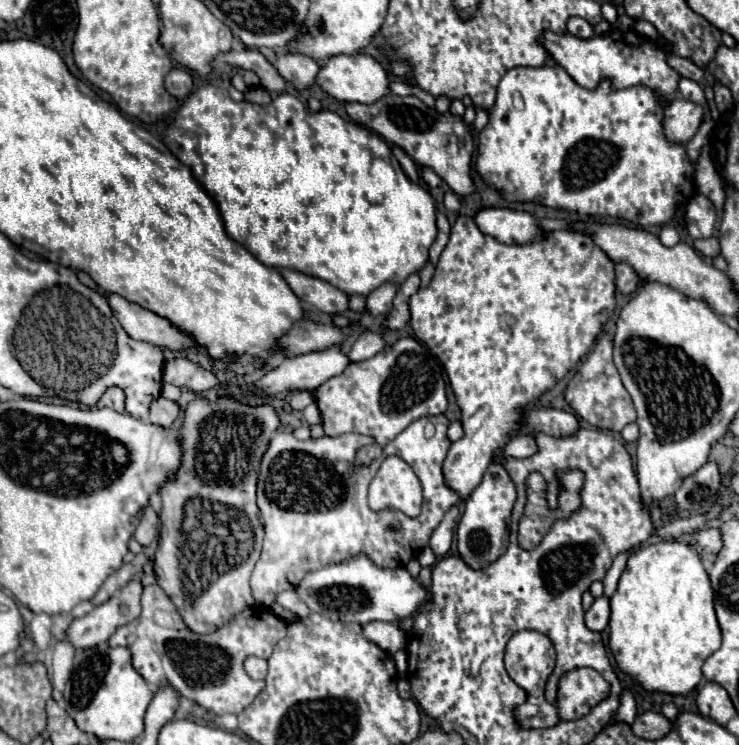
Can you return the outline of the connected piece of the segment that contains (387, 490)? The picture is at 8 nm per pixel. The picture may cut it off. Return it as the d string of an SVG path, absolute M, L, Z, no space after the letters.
M388 456L370 484L372 510L400 510L409 515L410 509L421 509L422 486L414 470L398 456Z

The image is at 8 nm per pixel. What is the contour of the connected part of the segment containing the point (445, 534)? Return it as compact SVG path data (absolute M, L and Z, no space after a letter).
M452 506L452 508L446 512L444 520L440 522L440 526L434 530L432 538L430 538L430 548L434 550L434 554L436 554L438 558L446 556L448 550L450 550L450 544L452 544L452 536L454 536L454 528L456 528L458 516L460 516L458 508Z

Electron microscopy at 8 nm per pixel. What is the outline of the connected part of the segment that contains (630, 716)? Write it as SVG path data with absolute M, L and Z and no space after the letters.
M622 692L622 704L616 712L616 720L624 720L628 724L632 724L632 720L636 718L636 702L634 696L630 692Z

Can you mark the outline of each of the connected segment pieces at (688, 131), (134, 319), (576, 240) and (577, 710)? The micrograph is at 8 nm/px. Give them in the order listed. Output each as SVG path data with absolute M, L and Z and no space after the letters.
M682 96L670 102L664 110L664 134L672 144L686 144L702 124L704 108L684 100Z
M110 294L108 302L110 302L114 316L120 320L122 328L126 330L126 334L132 336L134 340L150 342L160 348L168 348L170 352L198 348L198 342L190 334L174 326L168 318L162 318L116 294Z
M458 216L432 282L412 296L410 312L416 338L444 364L460 406L464 438L450 446L442 466L446 486L458 494L460 504L480 484L494 452L518 434L520 408L562 380L590 352L606 320L614 314L614 294L614 262L588 236L550 230L540 240L508 246L482 234L472 218Z
M574 668L558 682L556 710L560 720L580 720L608 696L610 684L592 668Z

